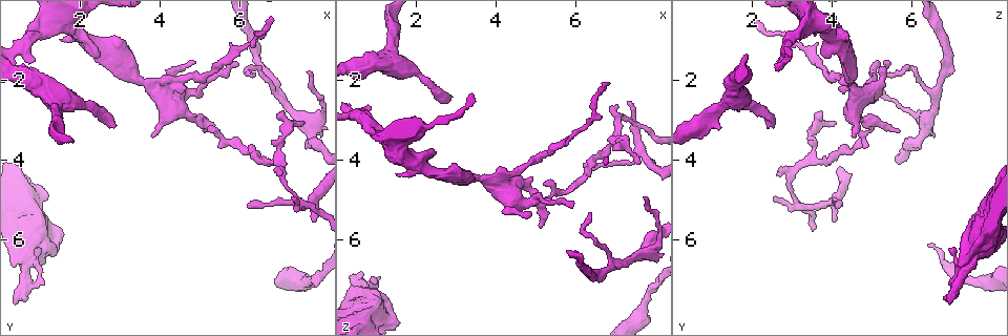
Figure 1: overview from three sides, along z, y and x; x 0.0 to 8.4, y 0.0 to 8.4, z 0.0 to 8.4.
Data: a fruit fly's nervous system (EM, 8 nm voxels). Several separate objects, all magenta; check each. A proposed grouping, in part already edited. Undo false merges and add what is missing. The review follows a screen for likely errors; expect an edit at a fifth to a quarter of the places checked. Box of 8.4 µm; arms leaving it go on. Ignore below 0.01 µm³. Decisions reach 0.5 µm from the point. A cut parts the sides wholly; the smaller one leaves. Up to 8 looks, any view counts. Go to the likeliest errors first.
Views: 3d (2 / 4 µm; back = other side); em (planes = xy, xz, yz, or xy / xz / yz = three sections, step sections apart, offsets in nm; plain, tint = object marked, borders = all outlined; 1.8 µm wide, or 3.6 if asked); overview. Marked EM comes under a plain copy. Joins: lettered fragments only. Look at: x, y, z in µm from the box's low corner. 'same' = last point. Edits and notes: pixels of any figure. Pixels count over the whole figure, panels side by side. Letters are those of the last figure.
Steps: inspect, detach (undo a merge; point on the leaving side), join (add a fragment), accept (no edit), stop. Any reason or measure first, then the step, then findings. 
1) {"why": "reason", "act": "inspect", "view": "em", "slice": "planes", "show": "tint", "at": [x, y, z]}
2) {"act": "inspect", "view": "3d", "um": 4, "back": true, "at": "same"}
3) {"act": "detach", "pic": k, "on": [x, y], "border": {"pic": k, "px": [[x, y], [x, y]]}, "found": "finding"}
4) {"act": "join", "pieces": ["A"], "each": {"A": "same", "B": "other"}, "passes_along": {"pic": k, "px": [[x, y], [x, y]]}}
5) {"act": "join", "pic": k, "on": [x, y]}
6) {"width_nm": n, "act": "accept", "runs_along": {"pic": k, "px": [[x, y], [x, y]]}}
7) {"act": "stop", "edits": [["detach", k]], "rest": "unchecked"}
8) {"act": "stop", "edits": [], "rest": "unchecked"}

{"why": "an open end", "act": "inspect", "view": "em", "slice": "planes", "show": "borders", "at": [2.85, 3.20, 2.35]}

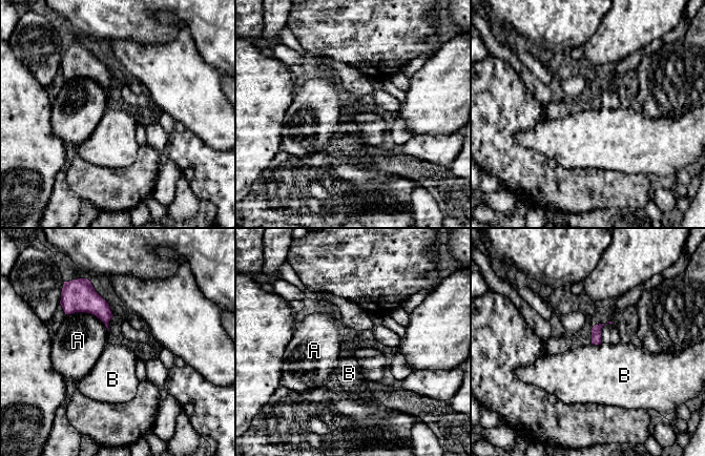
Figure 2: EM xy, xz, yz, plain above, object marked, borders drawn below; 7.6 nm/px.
{"longest_contact_nm": ["A", 360], "act": "accept", "each": {"A": "other", "B": "other"}, "border": {"pic": 2, "px": [[601, 343], [598, 345], [591, 344]]}, "found": "no lettered fragment goes on from it"}

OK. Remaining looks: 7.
{"why": "three-way junction", "act": "inspect", "view": "3d", "um": 4, "at": [1.35, 2.55, 1.40]}

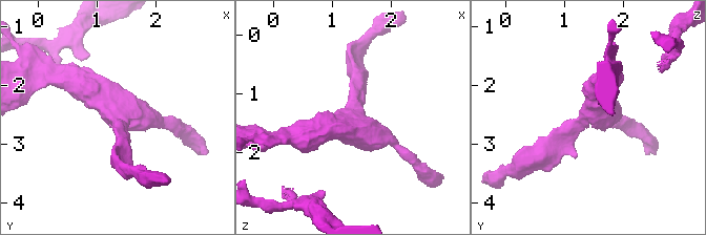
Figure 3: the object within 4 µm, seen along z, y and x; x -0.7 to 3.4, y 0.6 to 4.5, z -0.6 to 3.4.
{"arms": 3, "arm_widths_nm": [170, 220, 440], "why": "now the EM", "act": "inspect", "view": "em", "um": 3.6, "slice": "yz", "step": 8, "show": "tint", "at": [1.35, 2.55, 1.40]}

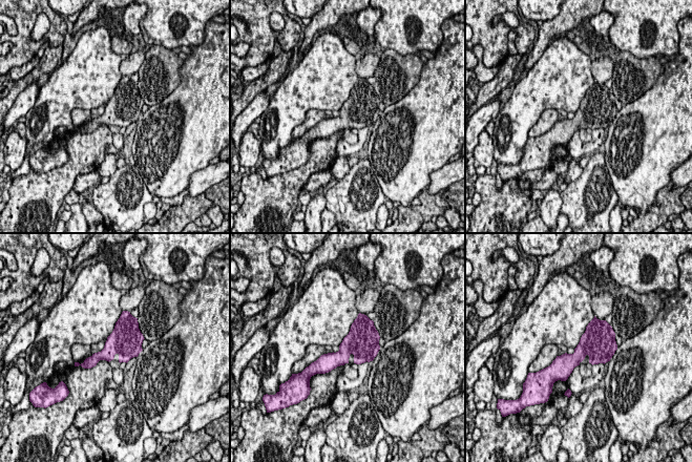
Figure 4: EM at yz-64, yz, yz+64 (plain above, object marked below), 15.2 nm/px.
{"act": "inspect", "view": "em", "um": 3.6, "slice": "planes", "show": "borders", "at": "same"}

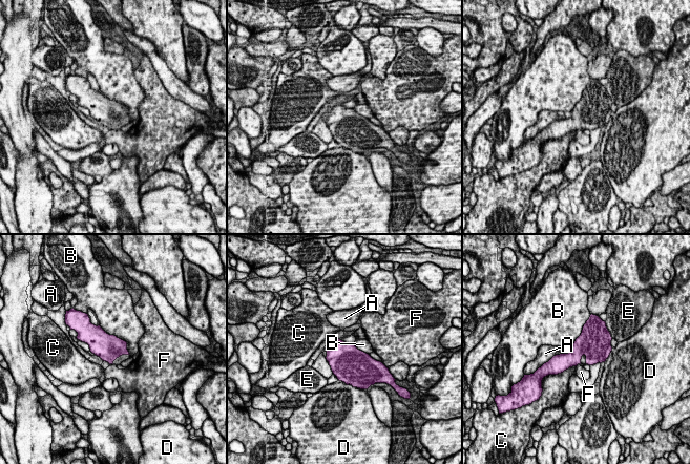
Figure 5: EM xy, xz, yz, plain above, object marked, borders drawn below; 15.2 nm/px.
{"longest_contact_nm": ["B", 650], "act": "accept", "each": {"A": "other", "B": "other", "C": "other", "D": "other", "E": "other", "F": "other"}, "found": "all the same cell"}

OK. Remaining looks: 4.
{"why": "two arms at a narrow angle", "act": "inspect", "view": "em", "um": 3.6, "slice": "planes", "show": "tint", "at": [1.20, 0.75, 3.40]}

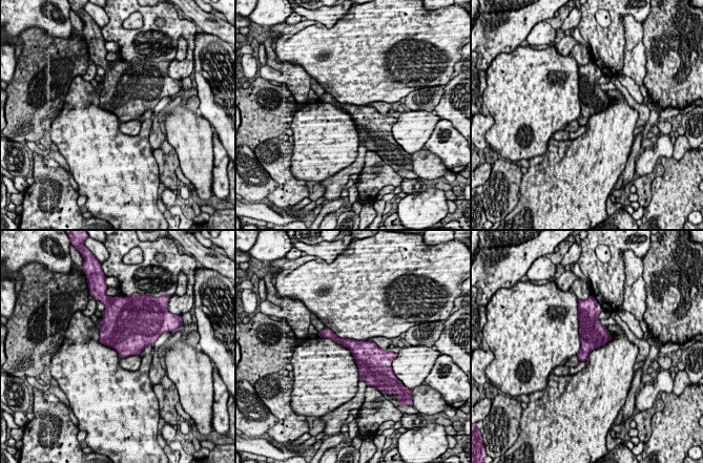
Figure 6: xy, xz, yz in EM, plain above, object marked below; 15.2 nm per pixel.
{"why": "what lies round it", "act": "inspect", "view": "em", "um": 3.6, "slice": "planes", "show": "borders", "at": "same"}

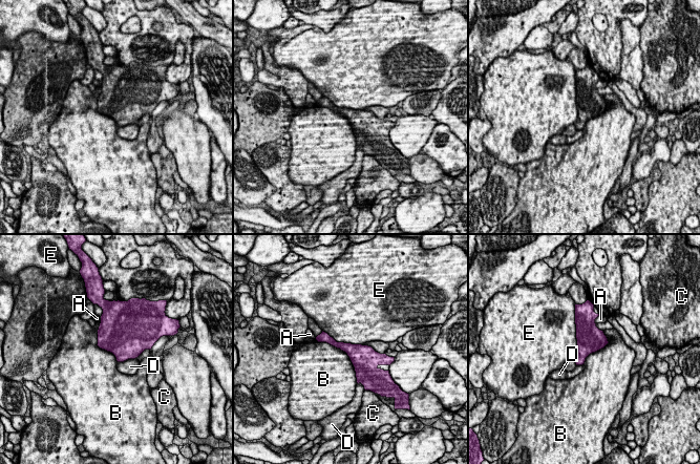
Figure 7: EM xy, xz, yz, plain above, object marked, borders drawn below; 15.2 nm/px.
{"act": "accept", "each": {"A": "other", "B": "other", "C": "other", "D": "other", "E": "other"}, "border": {"pic": 7, "px": [[317, 340], [346, 354], [358, 383]]}, "found": "continuous, no second cell"}

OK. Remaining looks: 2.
{"act": "stop", "edits": [], "rest": "unchecked"}

